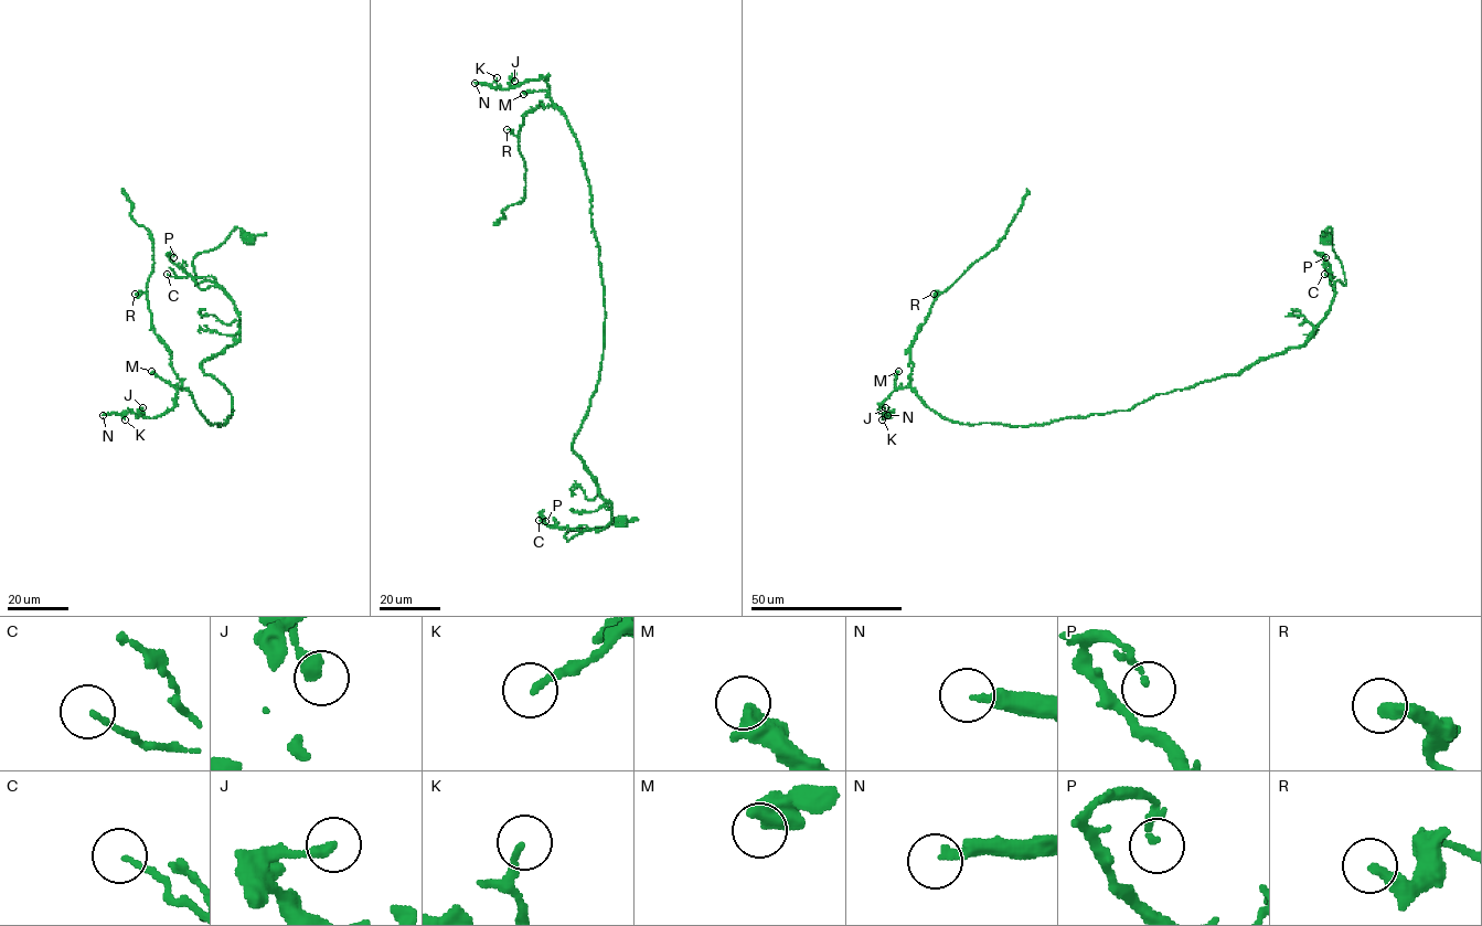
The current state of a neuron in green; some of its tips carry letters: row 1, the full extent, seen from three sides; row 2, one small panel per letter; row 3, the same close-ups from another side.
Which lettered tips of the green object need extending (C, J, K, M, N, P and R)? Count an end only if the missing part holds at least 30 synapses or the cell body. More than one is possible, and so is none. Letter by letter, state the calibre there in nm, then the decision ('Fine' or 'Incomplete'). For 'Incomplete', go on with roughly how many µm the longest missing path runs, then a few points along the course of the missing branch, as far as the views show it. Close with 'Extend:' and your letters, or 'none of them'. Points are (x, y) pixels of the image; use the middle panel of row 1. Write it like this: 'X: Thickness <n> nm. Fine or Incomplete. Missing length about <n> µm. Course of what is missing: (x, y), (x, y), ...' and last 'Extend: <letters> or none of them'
C: Thickness 120 nm. Fine
J: Thickness 360 nm. Fine
K: Thickness 180 nm. Fine
M: Thickness 550 nm. Fine
N: Thickness 240 nm. Incomplete. Missing length about 70 µm
P: Thickness 170 nm. Fine
R: Thickness 360 nm. Fine
Extend: N

